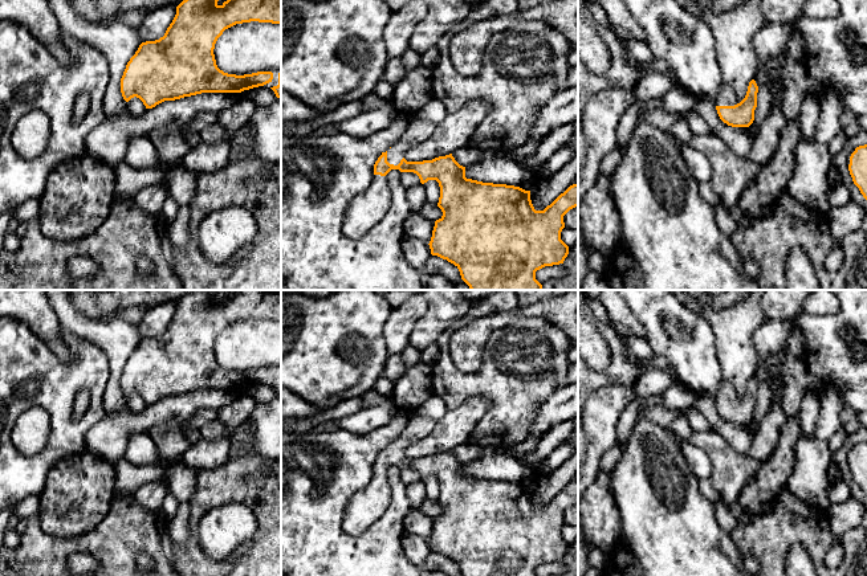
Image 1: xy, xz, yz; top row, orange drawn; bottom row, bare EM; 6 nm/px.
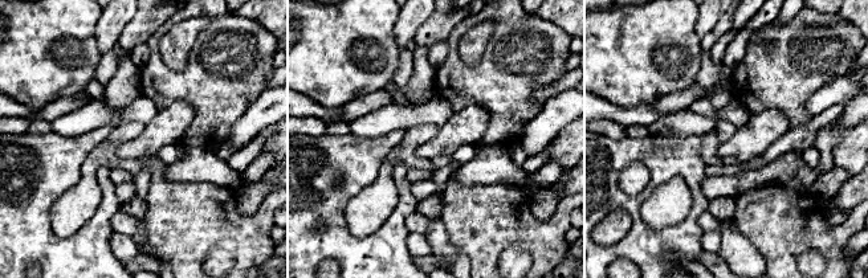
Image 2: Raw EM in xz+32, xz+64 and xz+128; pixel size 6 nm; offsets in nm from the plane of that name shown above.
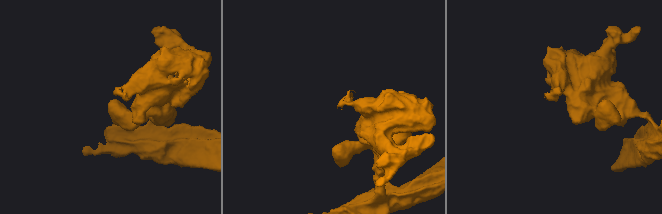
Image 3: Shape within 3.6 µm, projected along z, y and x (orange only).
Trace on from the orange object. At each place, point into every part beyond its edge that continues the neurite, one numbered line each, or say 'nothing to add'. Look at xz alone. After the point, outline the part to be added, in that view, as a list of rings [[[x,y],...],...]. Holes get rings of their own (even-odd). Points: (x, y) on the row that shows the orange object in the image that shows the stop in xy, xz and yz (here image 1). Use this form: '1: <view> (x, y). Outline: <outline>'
1: xz (418, 130). Outline: [[[414,118],[408,122],[406,132],[387,151],[387,162],[398,166],[404,154],[414,146],[427,140],[435,132],[436,124],[427,119]]]

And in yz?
1: yz (727, 97). Outline: [[[724,83],[720,87],[720,91],[719,91],[719,95],[717,95],[715,105],[716,106],[734,106],[740,102],[741,101],[736,97],[732,87]]]

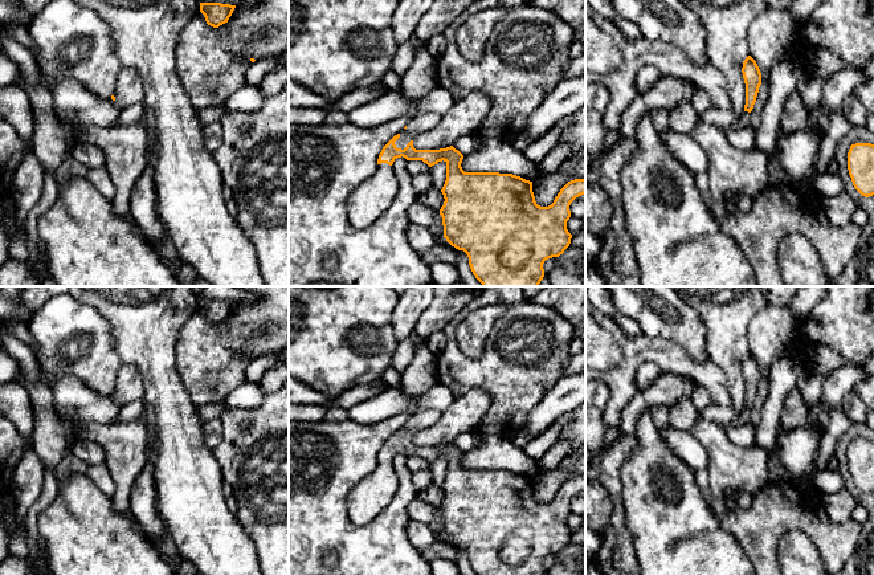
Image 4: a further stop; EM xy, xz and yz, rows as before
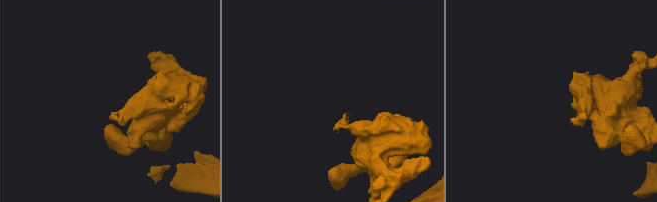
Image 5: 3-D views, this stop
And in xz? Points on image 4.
1: xz (423, 122). Outline: [[[428,111],[411,118],[407,127],[400,132],[400,138],[395,142],[396,147],[404,150],[411,140],[432,130],[441,121],[441,117],[437,113]]]

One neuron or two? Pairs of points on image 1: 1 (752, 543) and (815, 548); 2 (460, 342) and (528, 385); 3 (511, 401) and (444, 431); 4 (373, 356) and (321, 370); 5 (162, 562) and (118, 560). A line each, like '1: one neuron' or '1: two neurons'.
1: one neuron
2: two neurons
3: two neurons
4: one neuron
5: one neuron

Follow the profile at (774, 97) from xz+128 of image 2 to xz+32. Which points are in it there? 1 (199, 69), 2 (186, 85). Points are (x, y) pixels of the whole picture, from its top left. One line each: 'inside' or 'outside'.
1: inside
2: inside

